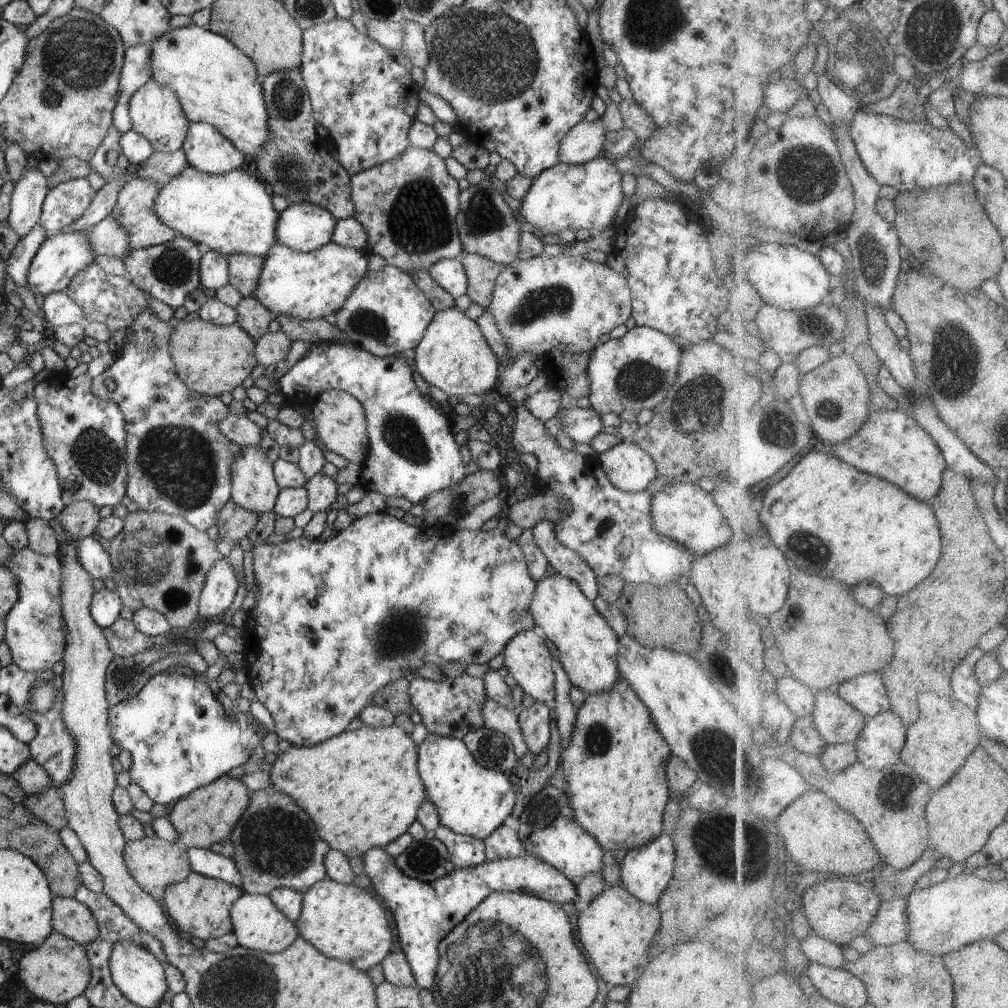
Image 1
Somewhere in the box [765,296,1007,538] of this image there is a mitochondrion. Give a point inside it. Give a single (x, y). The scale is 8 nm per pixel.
(956, 367)

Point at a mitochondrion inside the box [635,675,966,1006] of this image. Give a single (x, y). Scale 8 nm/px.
(731, 851)

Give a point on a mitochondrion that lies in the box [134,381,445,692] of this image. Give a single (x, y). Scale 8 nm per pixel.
(401, 628)

